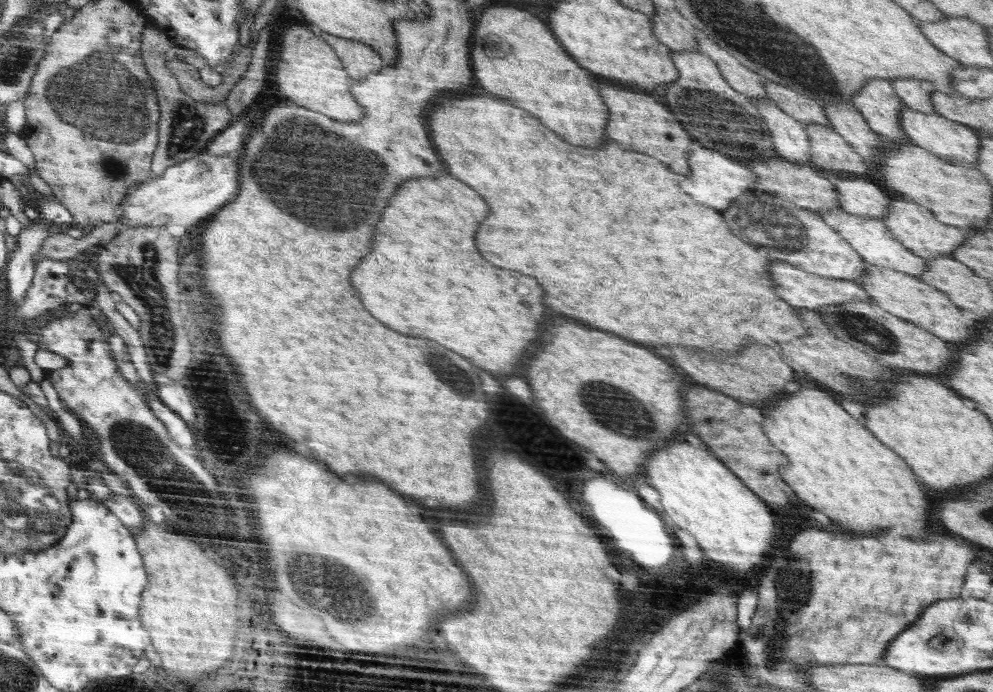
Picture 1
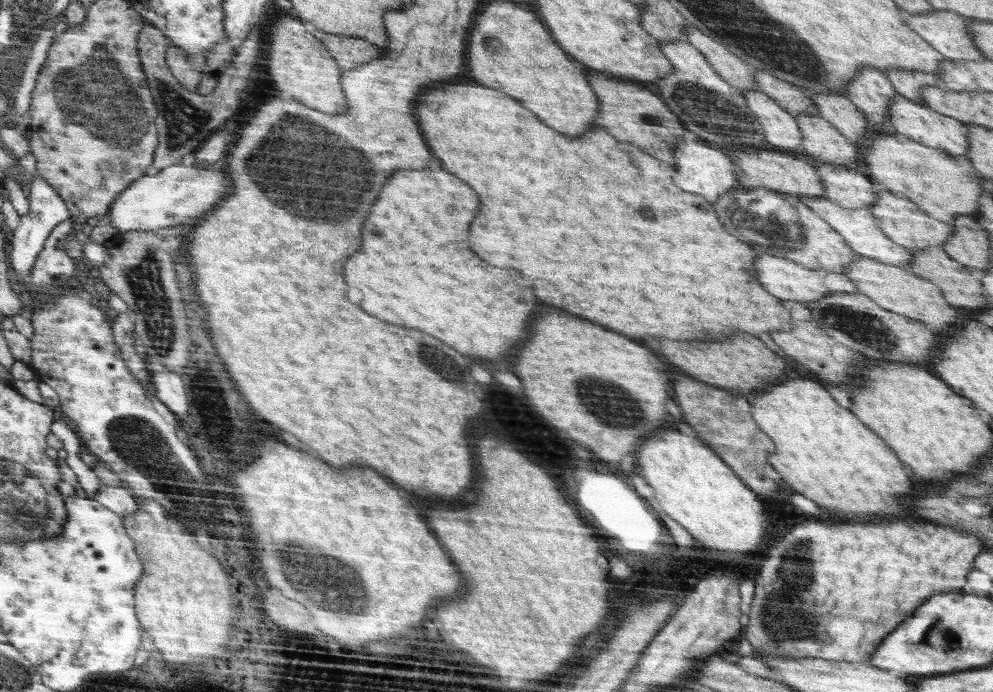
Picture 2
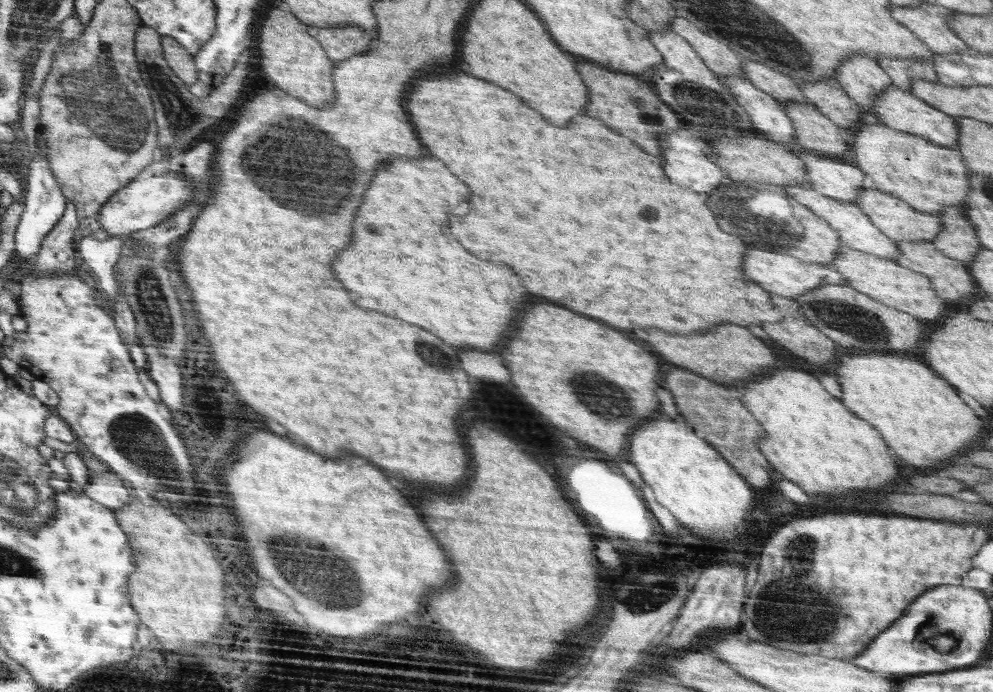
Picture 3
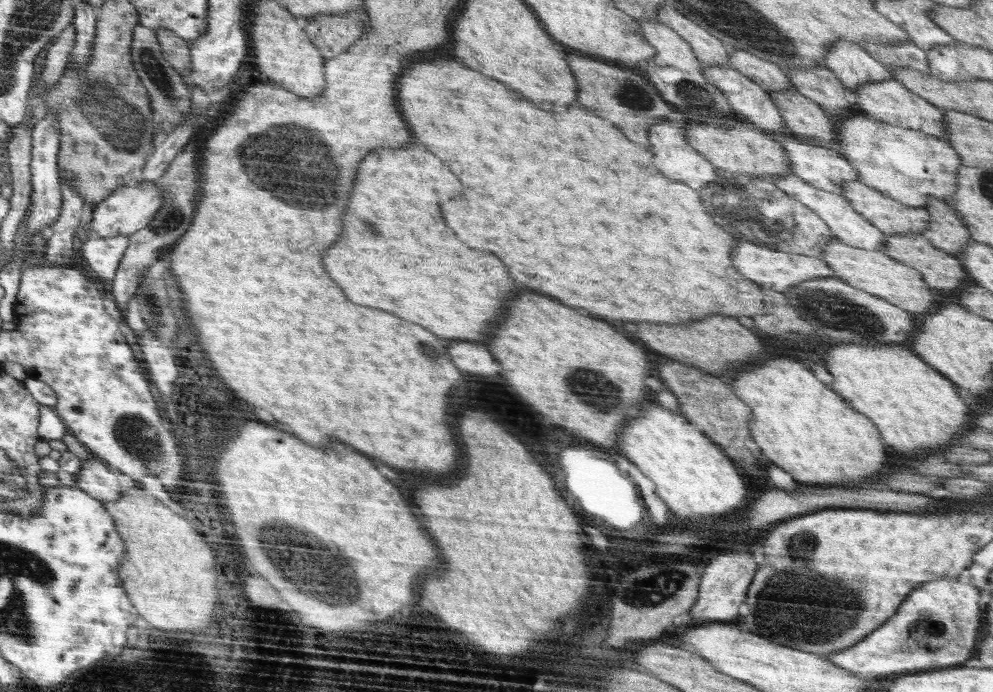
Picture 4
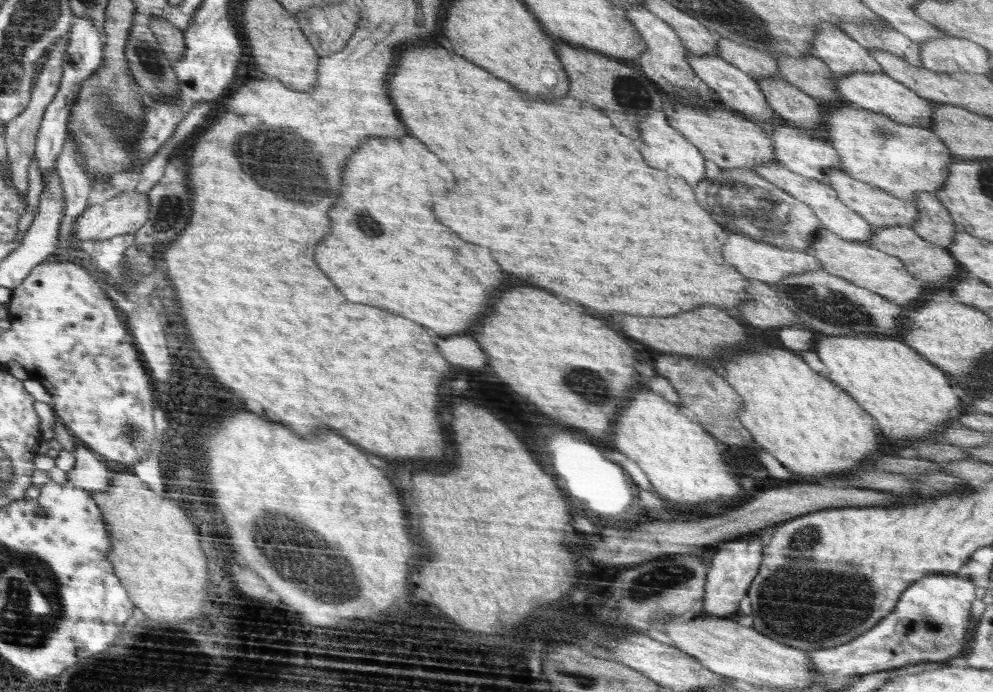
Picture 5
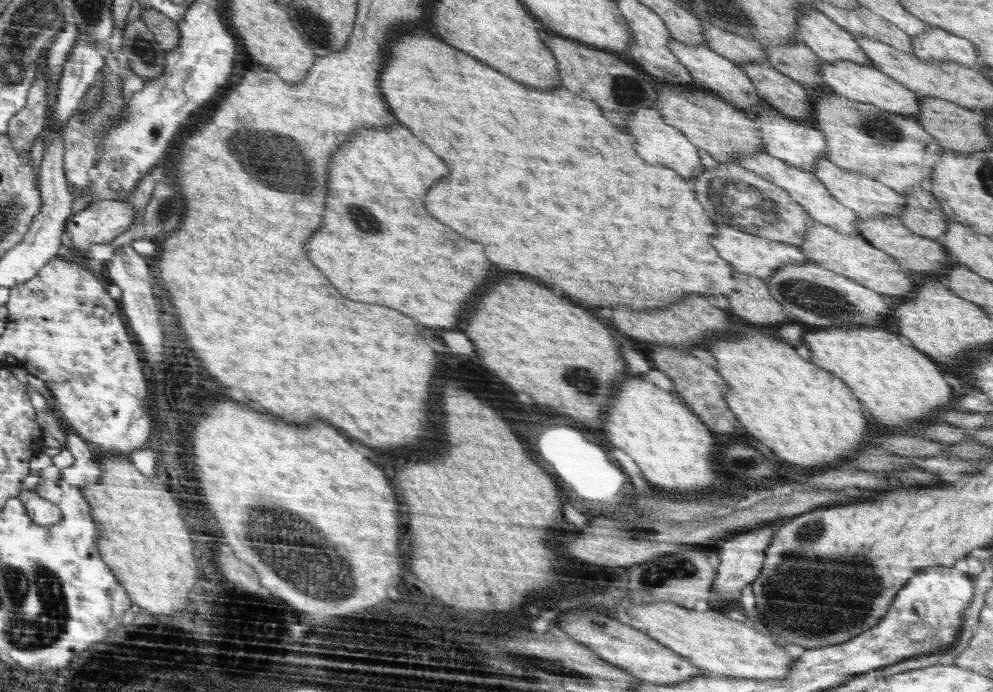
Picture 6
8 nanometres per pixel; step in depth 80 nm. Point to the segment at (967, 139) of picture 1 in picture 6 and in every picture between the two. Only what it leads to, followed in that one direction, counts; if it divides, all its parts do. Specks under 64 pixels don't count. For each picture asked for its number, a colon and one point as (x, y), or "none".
2: (919, 122)
3: (900, 110)
4: (887, 100)
5: (875, 91)
6: (869, 85)

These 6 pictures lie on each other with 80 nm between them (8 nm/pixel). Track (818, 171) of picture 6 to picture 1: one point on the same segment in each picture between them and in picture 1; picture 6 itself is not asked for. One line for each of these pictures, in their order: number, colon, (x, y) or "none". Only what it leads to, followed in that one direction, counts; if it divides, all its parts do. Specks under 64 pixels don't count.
1: (914, 226)
2: (900, 219)
3: (899, 221)
4: (892, 217)
5: (881, 209)

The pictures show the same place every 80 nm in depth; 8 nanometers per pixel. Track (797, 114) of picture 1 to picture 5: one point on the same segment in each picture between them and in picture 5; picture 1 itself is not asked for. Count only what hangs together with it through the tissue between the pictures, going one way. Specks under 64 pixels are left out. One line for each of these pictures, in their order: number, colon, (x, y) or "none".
2: (794, 100)
3: (782, 88)
4: (769, 76)
5: (757, 64)

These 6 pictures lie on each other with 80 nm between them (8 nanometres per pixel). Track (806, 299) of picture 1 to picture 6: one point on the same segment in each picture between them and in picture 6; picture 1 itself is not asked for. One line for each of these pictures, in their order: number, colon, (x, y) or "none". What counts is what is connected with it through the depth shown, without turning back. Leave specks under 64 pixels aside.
2: (788, 280)
3: (779, 273)
4: (772, 268)
5: (760, 261)
6: (760, 257)

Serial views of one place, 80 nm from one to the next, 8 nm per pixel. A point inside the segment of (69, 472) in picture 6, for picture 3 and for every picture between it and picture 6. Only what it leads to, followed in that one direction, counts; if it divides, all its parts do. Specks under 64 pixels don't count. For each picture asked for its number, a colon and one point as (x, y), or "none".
3: (107, 488)
4: (94, 477)
5: (89, 472)

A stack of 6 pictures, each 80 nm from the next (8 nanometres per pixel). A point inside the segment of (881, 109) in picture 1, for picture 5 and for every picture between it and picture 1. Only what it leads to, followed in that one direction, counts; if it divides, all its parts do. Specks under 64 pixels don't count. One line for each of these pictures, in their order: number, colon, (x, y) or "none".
2: (870, 89)
3: (863, 79)
4: (851, 63)
5: (843, 55)

